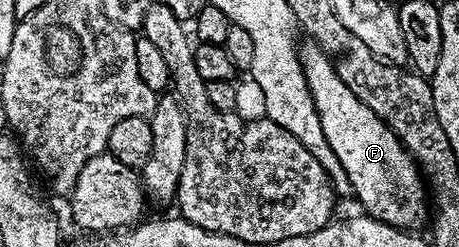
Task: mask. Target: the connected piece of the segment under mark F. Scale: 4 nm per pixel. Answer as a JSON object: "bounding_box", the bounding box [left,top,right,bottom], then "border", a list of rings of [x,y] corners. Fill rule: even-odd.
{"bounding_box":[299,39,431,230],"border":[[[305,39],[300,42],[299,52],[303,75],[307,79],[307,87],[311,91],[311,99],[315,103],[315,111],[319,115],[319,124],[323,126],[323,139],[327,139],[327,147],[335,151],[335,159],[339,159],[343,171],[347,171],[347,179],[351,179],[353,197],[362,205],[364,216],[373,217],[376,221],[387,223],[396,229],[416,230],[416,225],[426,224],[431,213],[431,205],[427,200],[427,185],[423,174],[414,161],[413,156],[403,147],[403,143],[391,129],[365,103],[355,99],[355,95],[341,79],[335,75],[335,69],[329,57],[313,41]]]}

